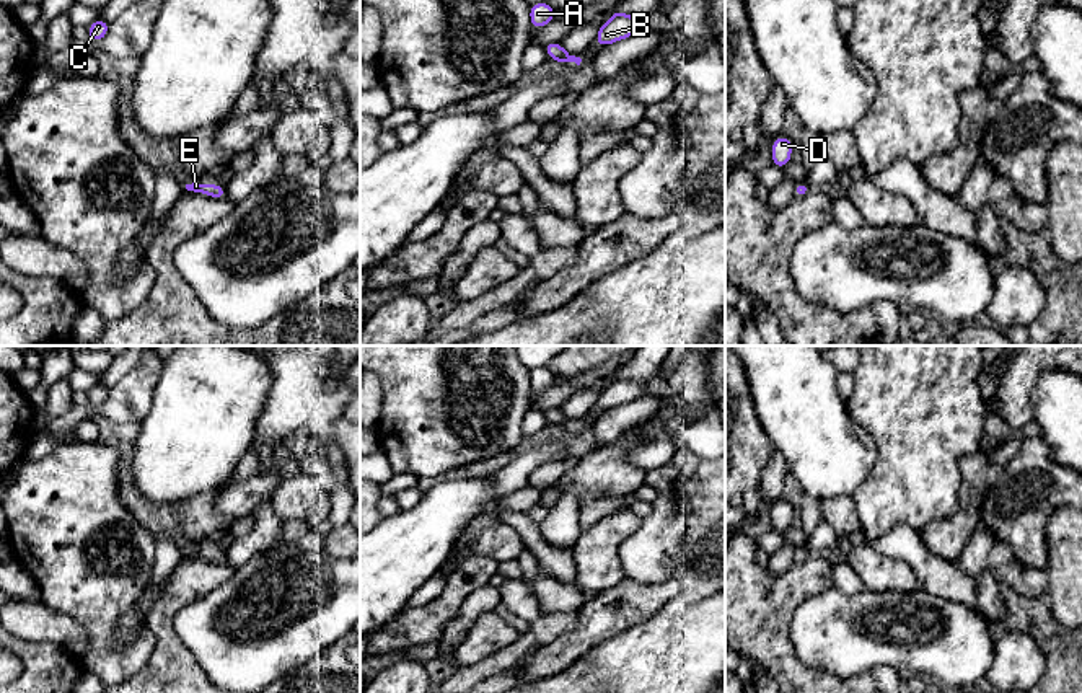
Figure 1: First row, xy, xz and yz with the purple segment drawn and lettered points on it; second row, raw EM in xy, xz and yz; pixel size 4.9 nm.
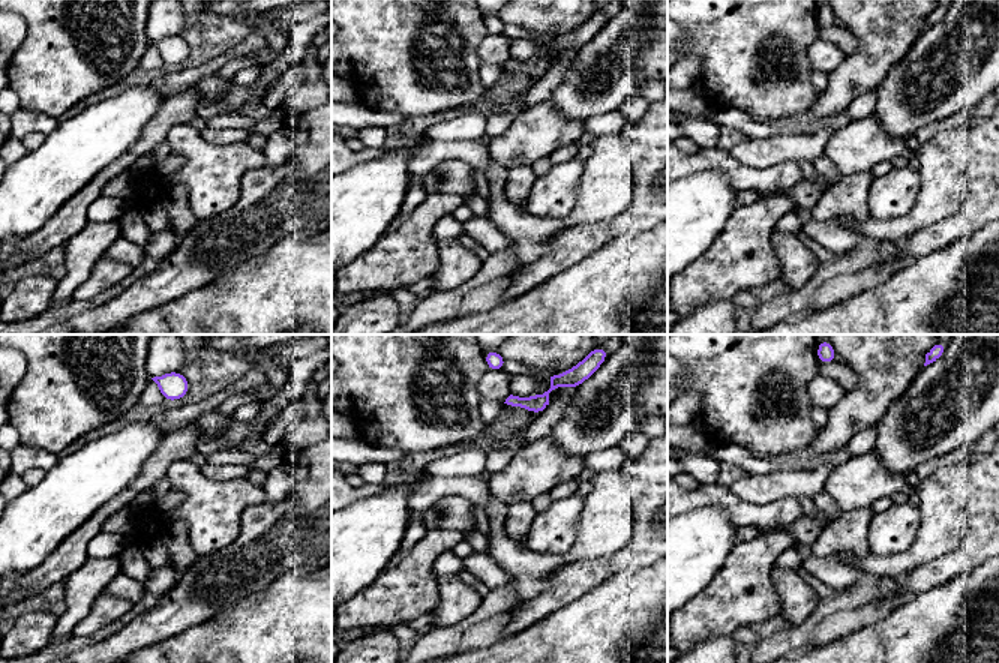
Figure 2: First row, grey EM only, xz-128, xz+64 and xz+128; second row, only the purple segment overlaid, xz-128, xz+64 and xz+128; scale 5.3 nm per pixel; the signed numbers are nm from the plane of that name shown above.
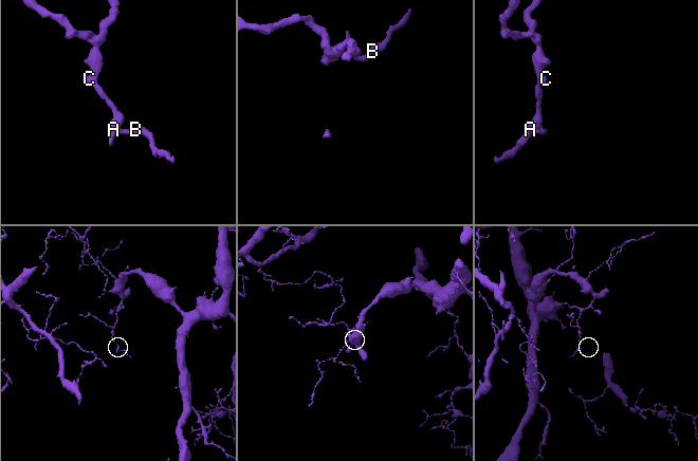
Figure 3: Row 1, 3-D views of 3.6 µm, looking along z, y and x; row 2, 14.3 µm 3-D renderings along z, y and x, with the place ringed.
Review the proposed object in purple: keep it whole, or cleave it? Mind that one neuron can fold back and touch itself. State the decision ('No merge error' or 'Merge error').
No merge error

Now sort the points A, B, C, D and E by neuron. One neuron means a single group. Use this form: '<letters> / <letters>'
A B C D E

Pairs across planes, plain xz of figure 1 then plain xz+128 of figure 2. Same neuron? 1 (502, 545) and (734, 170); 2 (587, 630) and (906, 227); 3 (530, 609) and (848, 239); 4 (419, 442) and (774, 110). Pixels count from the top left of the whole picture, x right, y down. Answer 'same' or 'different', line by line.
1: same
2: different
3: same
4: same

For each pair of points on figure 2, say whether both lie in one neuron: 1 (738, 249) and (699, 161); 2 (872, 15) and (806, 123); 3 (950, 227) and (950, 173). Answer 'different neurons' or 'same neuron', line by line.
1: different neurons
2: different neurons
3: different neurons

